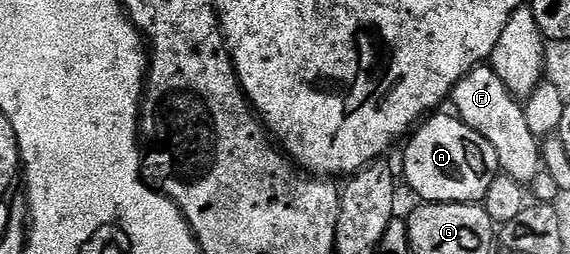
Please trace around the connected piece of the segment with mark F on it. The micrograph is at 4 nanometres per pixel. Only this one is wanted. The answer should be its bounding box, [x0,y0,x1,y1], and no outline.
[452,64,543,184]

